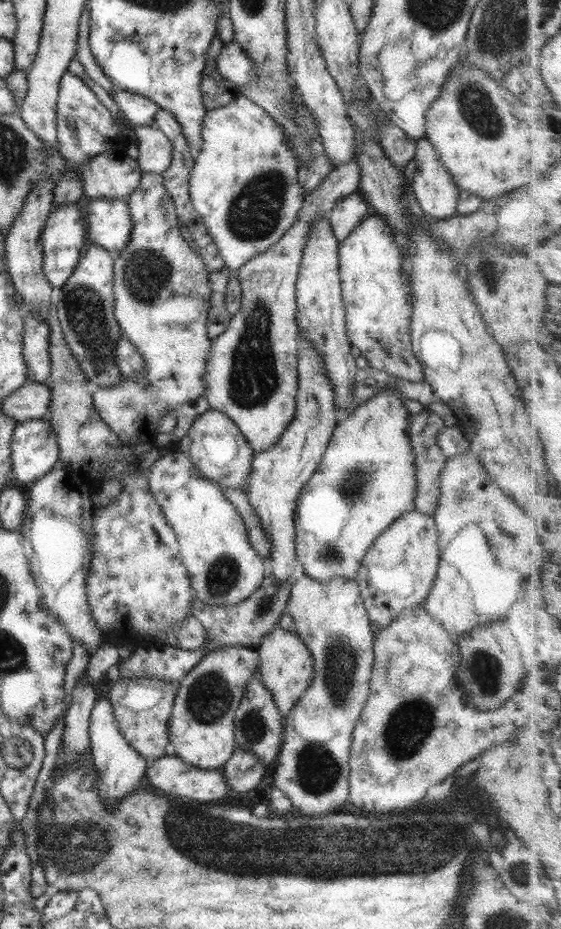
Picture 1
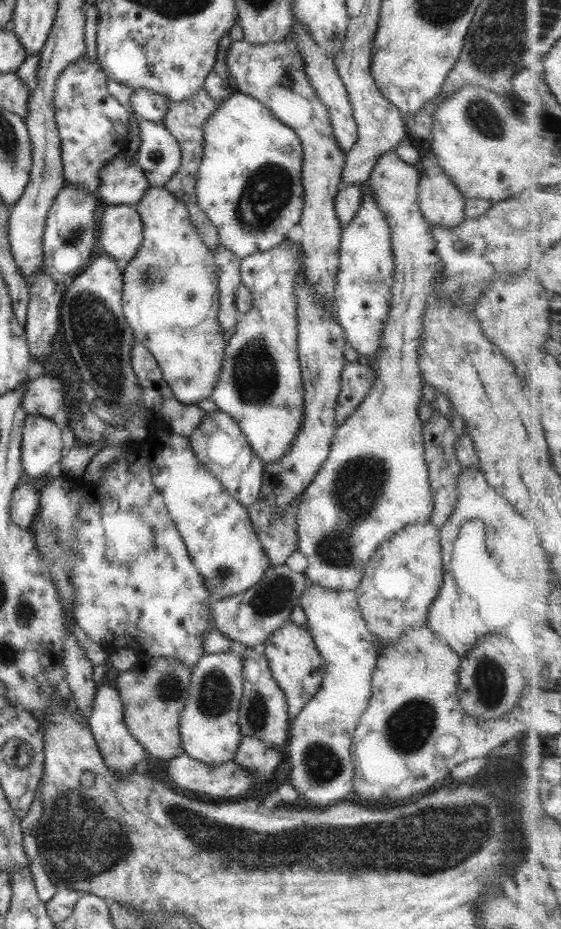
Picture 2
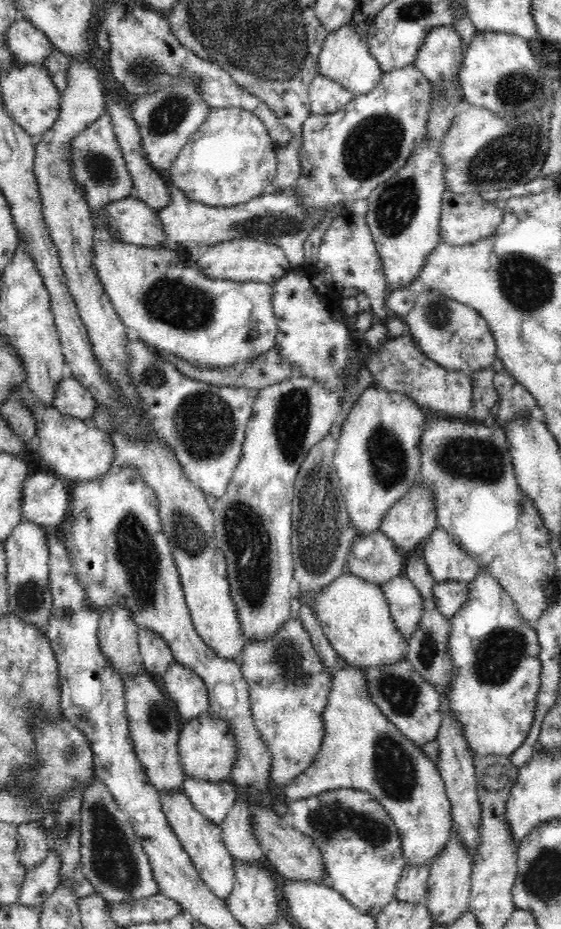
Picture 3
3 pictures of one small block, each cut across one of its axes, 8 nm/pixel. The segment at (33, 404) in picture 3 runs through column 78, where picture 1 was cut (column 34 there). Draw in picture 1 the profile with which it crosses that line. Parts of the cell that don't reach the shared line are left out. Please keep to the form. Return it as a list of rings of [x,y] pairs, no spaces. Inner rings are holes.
[[[42,418],[23,420],[13,428],[9,451],[11,451],[9,454],[11,482],[13,485],[20,484],[20,487],[26,488],[43,477],[57,462],[59,458],[57,435],[47,420]]]

